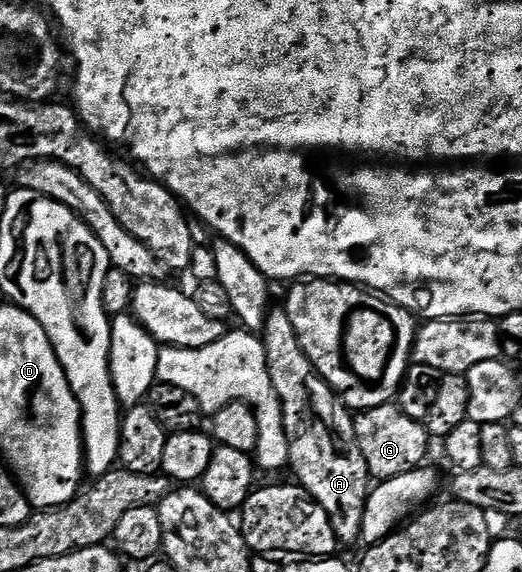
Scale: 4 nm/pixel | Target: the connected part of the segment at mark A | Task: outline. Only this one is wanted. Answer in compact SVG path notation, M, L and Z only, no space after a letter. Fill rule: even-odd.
M274 307L267 312L260 340L266 352L270 378L282 404L282 426L290 444L289 468L298 476L295 477L297 484L324 507L339 542L343 546L359 544L372 478L356 439L351 410L342 404L328 382L319 377L314 364L300 347L296 327L292 327L292 319L285 308Z

